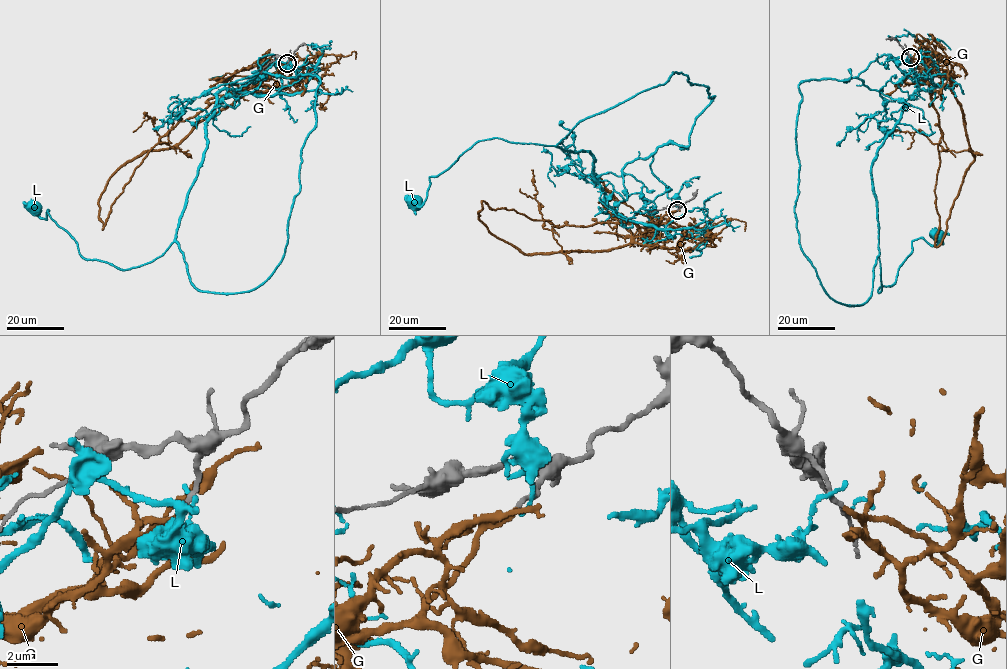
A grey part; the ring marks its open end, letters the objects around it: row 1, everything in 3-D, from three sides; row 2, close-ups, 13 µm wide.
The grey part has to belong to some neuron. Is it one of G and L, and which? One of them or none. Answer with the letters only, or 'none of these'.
G

